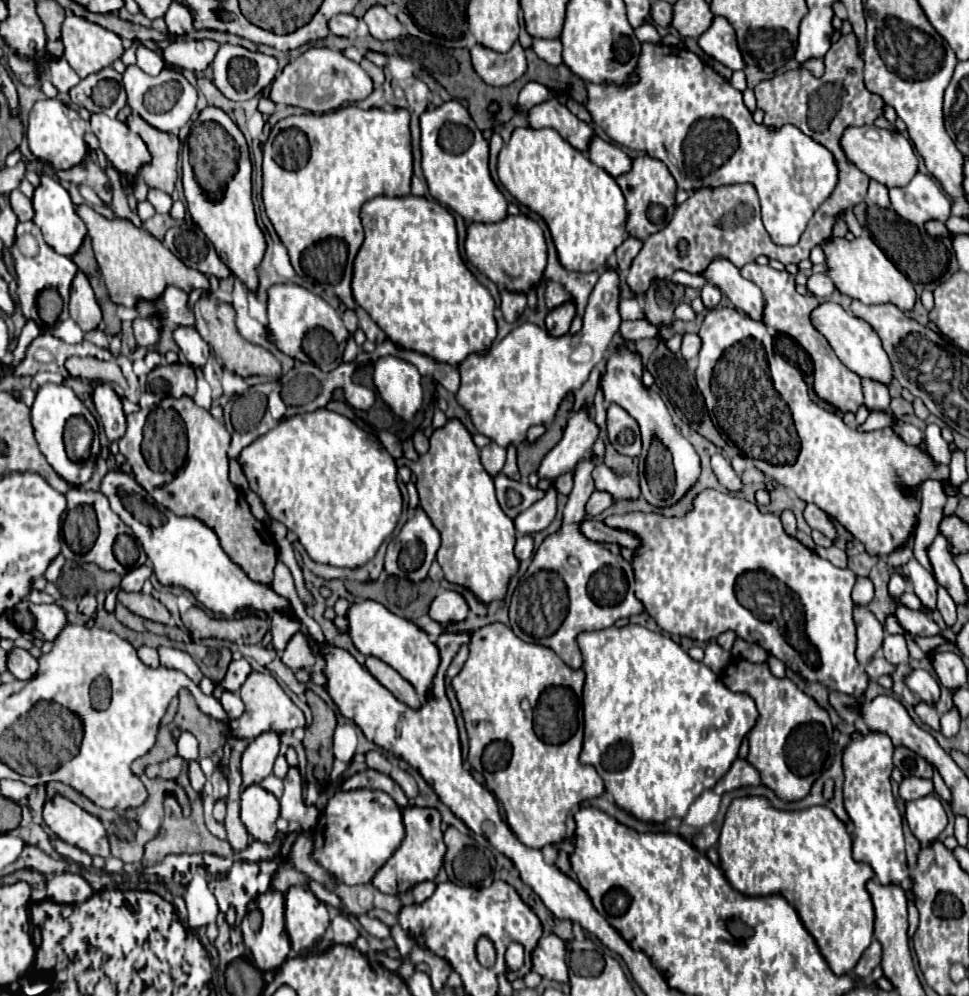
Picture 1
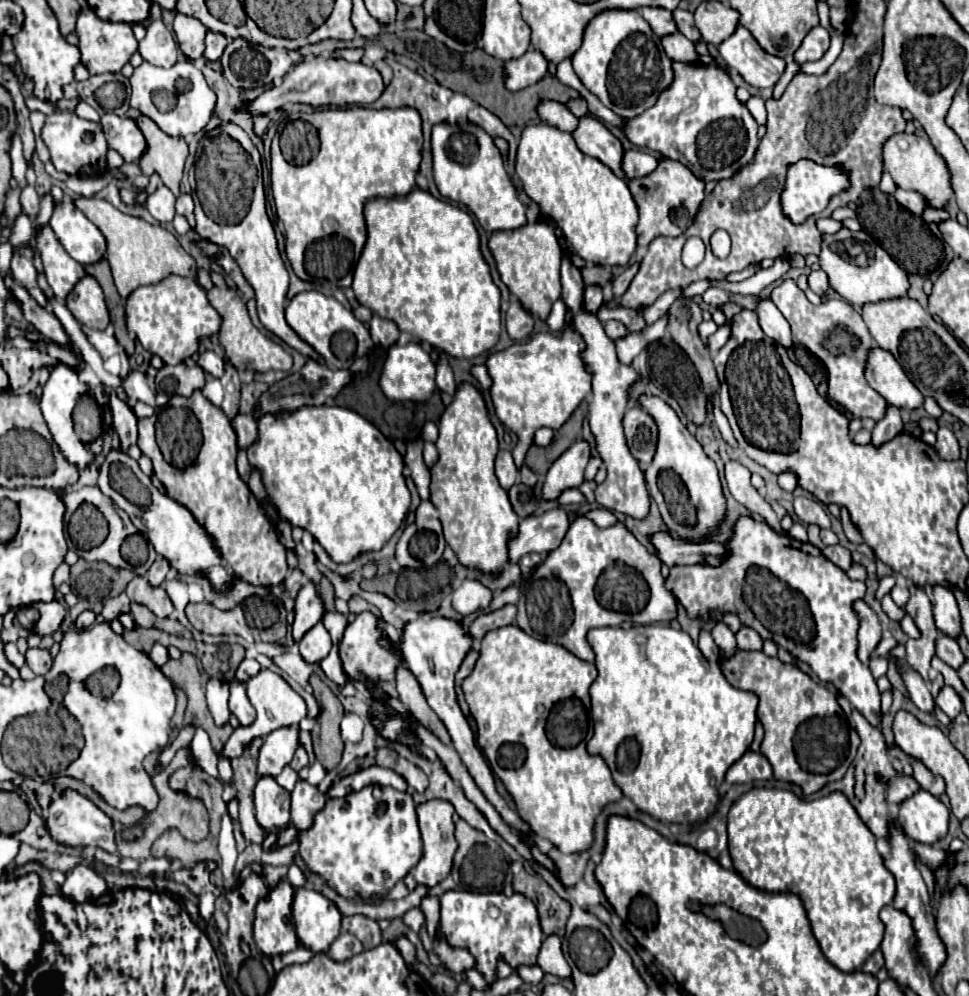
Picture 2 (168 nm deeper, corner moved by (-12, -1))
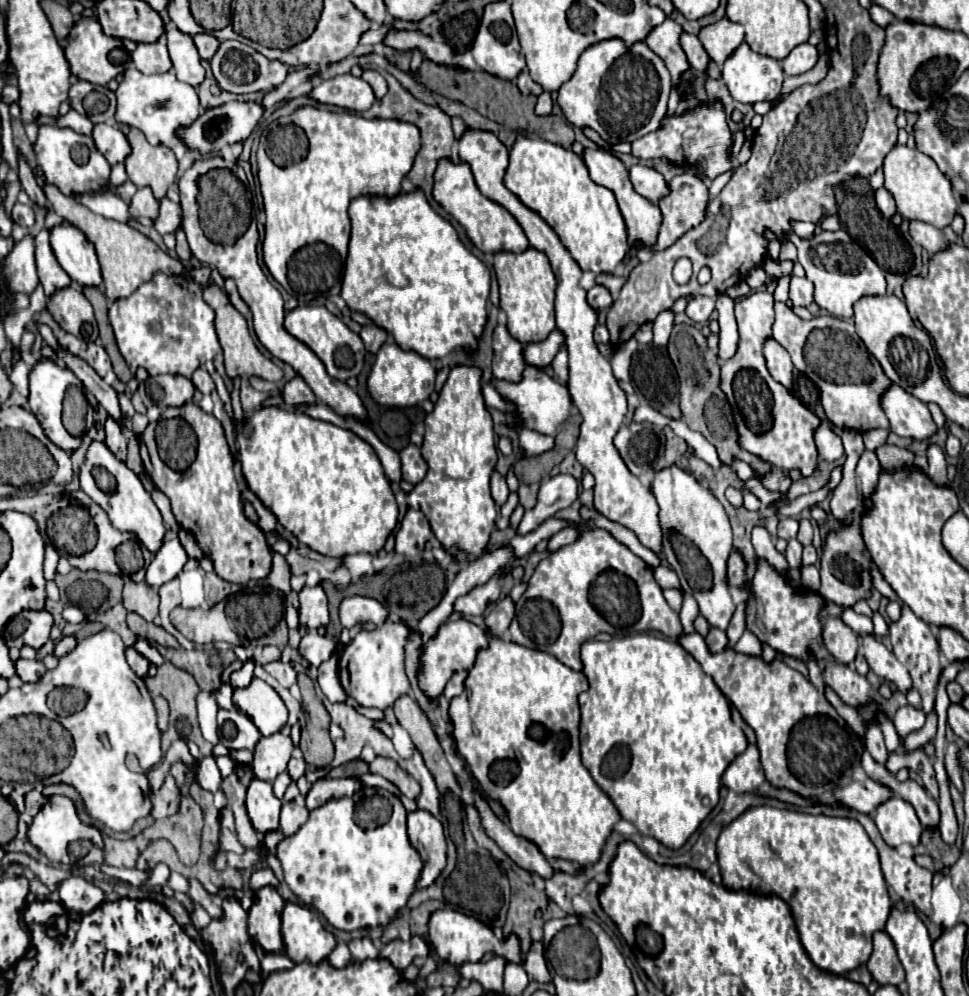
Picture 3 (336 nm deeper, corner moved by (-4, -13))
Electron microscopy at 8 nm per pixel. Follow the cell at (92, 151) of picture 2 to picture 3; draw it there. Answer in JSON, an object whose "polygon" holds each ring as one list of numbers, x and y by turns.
{"polygon":[[40,126,34,152,36,152,36,162,42,166,46,174,46,182,54,184,62,194,78,196,86,192,102,192,108,186,110,164,98,152,90,136,82,136,70,128]]}

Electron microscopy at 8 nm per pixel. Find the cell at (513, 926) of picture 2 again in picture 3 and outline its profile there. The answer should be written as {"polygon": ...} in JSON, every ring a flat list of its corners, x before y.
{"polygon":[[442,908,442,910,436,910,432,914,430,924,428,924,428,942,430,942,432,950,442,960,454,966,467,962,478,962,486,952,490,952,494,956,502,956,504,960,514,962,514,964,524,964,522,950,520,950,520,940,518,940,516,934,508,934,506,938,498,940,494,930,488,924,484,924,482,920,478,920,474,916,452,910,452,908]]}

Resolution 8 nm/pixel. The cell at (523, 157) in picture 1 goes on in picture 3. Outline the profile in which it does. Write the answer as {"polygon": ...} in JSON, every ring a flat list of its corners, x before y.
{"polygon":[[520,136,516,140,514,148,510,150,510,166,506,170,504,184,510,192,514,192,520,198,520,202,524,206,534,210,548,222,548,226,558,234,560,242,566,246,566,250,572,254,572,258,576,260,576,264,582,270,592,270,594,274,614,272,616,266,628,254,630,246,628,246,628,238,626,238,626,224,624,224,624,218,620,214,614,194,608,188,602,188,590,180,582,158,578,154,574,154,572,150,566,150,566,148,552,144,548,140,542,140,542,138]]}

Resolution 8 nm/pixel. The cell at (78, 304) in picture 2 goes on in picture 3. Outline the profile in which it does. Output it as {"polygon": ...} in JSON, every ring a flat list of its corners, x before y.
{"polygon":[[72,282,68,288,48,298,48,310,62,330,74,334,80,340,96,342,98,328,92,312,92,304,82,294,82,288]]}

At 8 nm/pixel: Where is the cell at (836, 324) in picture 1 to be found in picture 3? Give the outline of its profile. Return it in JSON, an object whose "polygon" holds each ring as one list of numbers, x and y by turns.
{"polygon":[[890,384,884,390,880,406,890,420,890,430,898,436,926,440,936,432,928,406,896,384]]}

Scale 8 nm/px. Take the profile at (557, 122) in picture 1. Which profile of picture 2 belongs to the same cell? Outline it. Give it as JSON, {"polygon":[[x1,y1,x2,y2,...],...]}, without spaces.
{"polygon":[[590,116,580,118,580,124,572,136,584,154,600,160,618,178,628,182,628,178,624,176,624,170,622,170,624,148,620,144,620,140,600,120,590,118]]}

